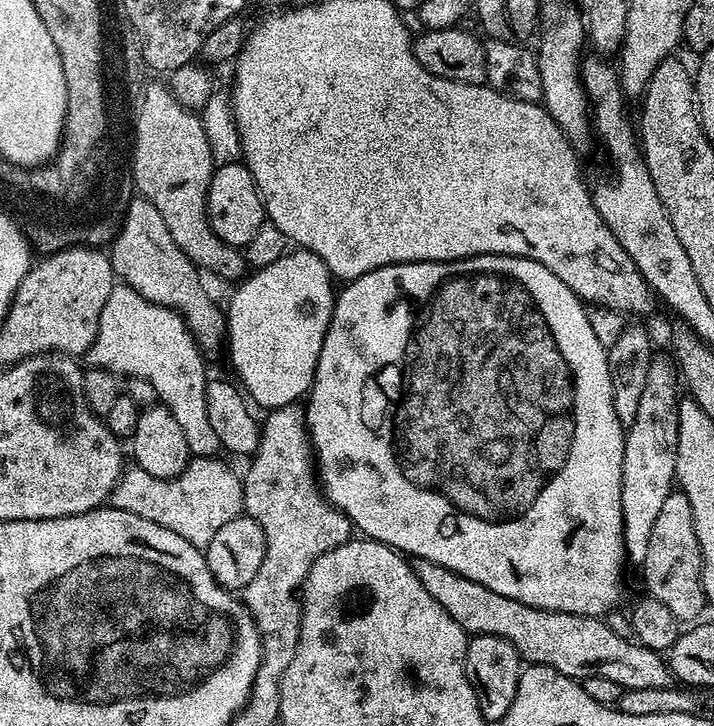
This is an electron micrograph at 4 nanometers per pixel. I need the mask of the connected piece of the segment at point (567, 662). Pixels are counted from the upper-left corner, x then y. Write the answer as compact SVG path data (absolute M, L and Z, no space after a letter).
M413 559L411 566L418 582L426 586L428 593L438 601L438 606L442 606L442 610L446 610L446 614L450 614L450 618L454 618L454 622L458 622L458 626L462 626L469 637L506 638L506 642L518 650L521 661L550 666L581 682L587 676L597 676L618 682L622 690L673 687L672 669L661 653L636 640L618 638L618 634L614 634L614 630L610 630L603 619L551 612L514 602L514 598L506 598L506 594L494 594L494 590L429 560Z

